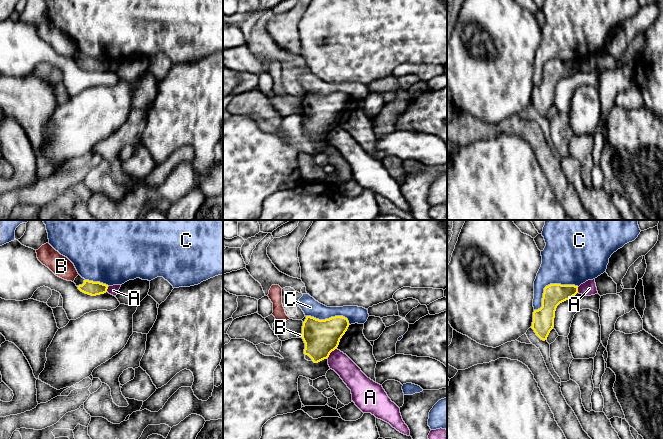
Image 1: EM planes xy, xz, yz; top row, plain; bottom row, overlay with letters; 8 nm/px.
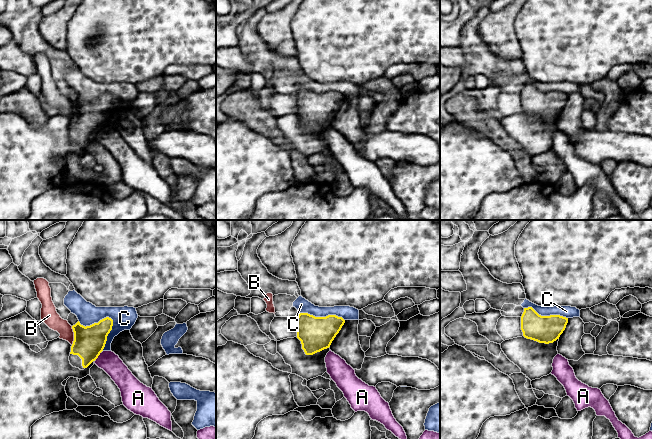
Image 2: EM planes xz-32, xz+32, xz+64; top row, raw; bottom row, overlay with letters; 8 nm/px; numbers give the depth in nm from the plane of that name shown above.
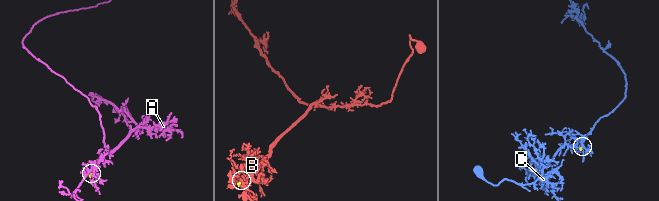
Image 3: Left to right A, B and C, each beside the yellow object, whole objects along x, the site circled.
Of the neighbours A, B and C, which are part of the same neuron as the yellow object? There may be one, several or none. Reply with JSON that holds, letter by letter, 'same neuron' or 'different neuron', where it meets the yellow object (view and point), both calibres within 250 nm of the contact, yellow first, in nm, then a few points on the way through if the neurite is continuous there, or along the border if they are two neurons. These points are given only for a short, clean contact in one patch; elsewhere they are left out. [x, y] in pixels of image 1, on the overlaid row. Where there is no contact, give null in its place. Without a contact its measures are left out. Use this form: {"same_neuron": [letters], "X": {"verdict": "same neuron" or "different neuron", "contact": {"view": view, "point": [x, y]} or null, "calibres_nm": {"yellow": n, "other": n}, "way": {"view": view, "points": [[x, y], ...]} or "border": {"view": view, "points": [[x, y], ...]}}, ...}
{"same_neuron": [], "A": {"verdict": "different neuron", "contact": {"view": "xz", "point": [331, 351]}, "calibres_nm": {"yellow": 280, "other": 170}, "border": {"view": "xz", "points": [[336, 348], [327, 357]]}}, "B": {"verdict": "different neuron", "contact": {"view": "xz", "point": [302, 336]}, "calibres_nm": {"yellow": 280, "other": 30}, "border": {"view": "xz", "points": [[301, 334], [302, 337]]}}, "C": {"verdict": "different neuron", "contact": {"view": "yz", "point": [548, 285]}, "calibres_nm": {"yellow": 170, "other": 400}}}

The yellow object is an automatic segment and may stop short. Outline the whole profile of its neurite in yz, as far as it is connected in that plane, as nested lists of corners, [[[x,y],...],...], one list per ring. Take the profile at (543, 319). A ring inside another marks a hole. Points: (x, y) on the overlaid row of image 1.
[[[550,284],[544,288],[542,307],[534,310],[531,326],[541,340],[547,340],[550,331],[554,327],[557,306],[577,293],[578,286],[575,285]]]

